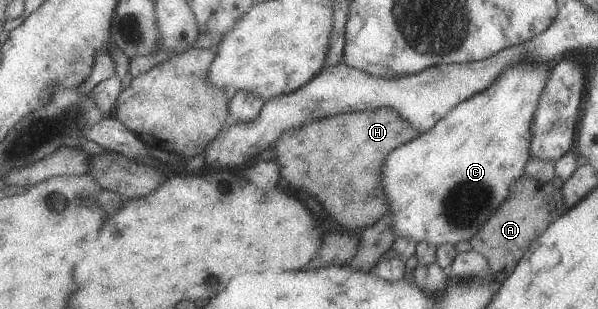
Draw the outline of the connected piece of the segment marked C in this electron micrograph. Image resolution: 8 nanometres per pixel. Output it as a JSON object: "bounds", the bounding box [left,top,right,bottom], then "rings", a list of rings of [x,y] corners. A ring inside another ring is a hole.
{"bounds":[381,60,554,247],"rings":[[[522,60],[515,64],[509,65],[496,79],[486,86],[486,89],[480,90],[478,93],[472,94],[472,97],[457,103],[454,107],[448,110],[428,131],[418,134],[418,137],[411,139],[409,142],[395,147],[384,158],[381,166],[382,177],[381,186],[387,199],[387,211],[393,213],[393,230],[396,237],[404,236],[418,242],[426,242],[430,245],[438,247],[440,244],[454,245],[457,241],[468,241],[476,230],[490,217],[493,209],[509,194],[508,190],[511,188],[512,182],[516,181],[517,177],[524,175],[524,166],[529,160],[529,143],[531,142],[532,132],[531,123],[536,111],[536,106],[543,92],[544,86],[548,81],[554,61],[545,62],[538,60]]]}

